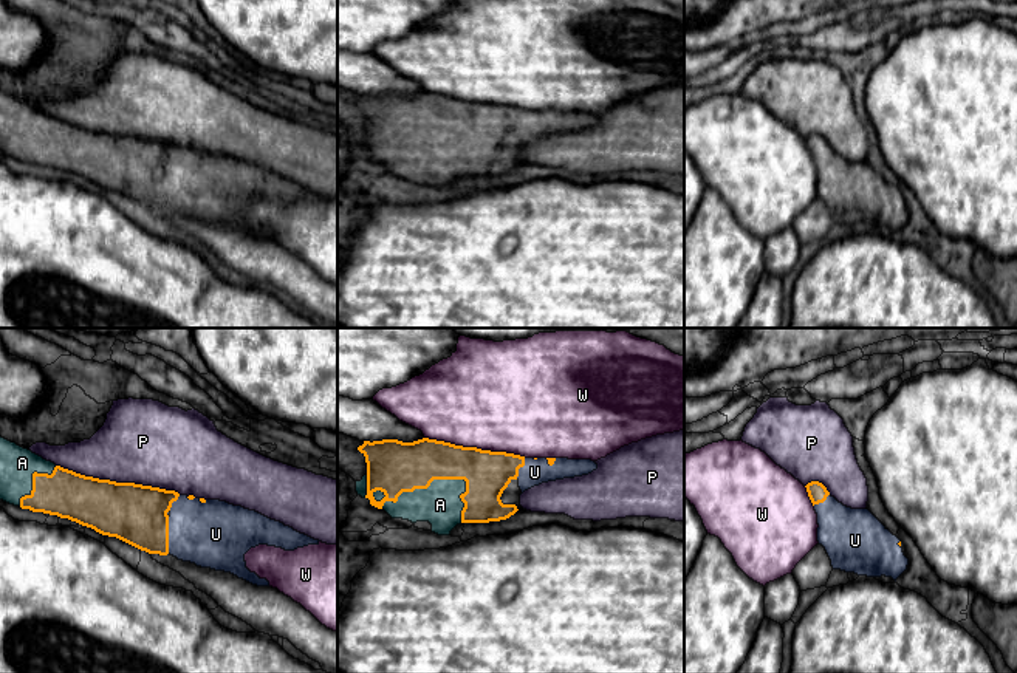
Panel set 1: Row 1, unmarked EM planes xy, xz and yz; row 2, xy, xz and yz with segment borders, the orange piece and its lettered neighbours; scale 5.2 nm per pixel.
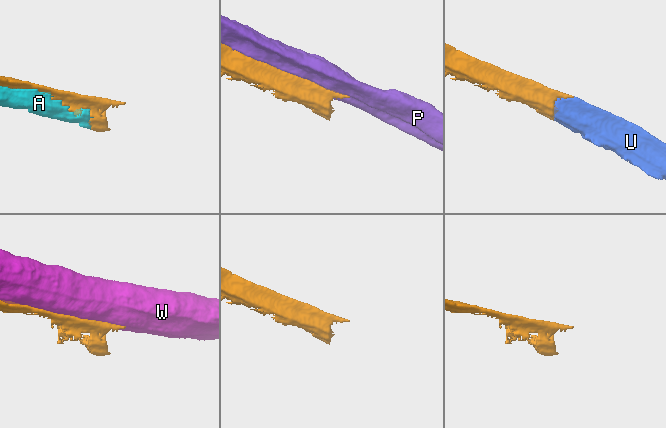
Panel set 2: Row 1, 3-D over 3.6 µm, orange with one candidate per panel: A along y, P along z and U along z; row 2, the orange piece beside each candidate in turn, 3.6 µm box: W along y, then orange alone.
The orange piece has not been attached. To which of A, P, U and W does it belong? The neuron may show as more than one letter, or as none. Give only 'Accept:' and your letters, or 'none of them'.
Accept: A, U

